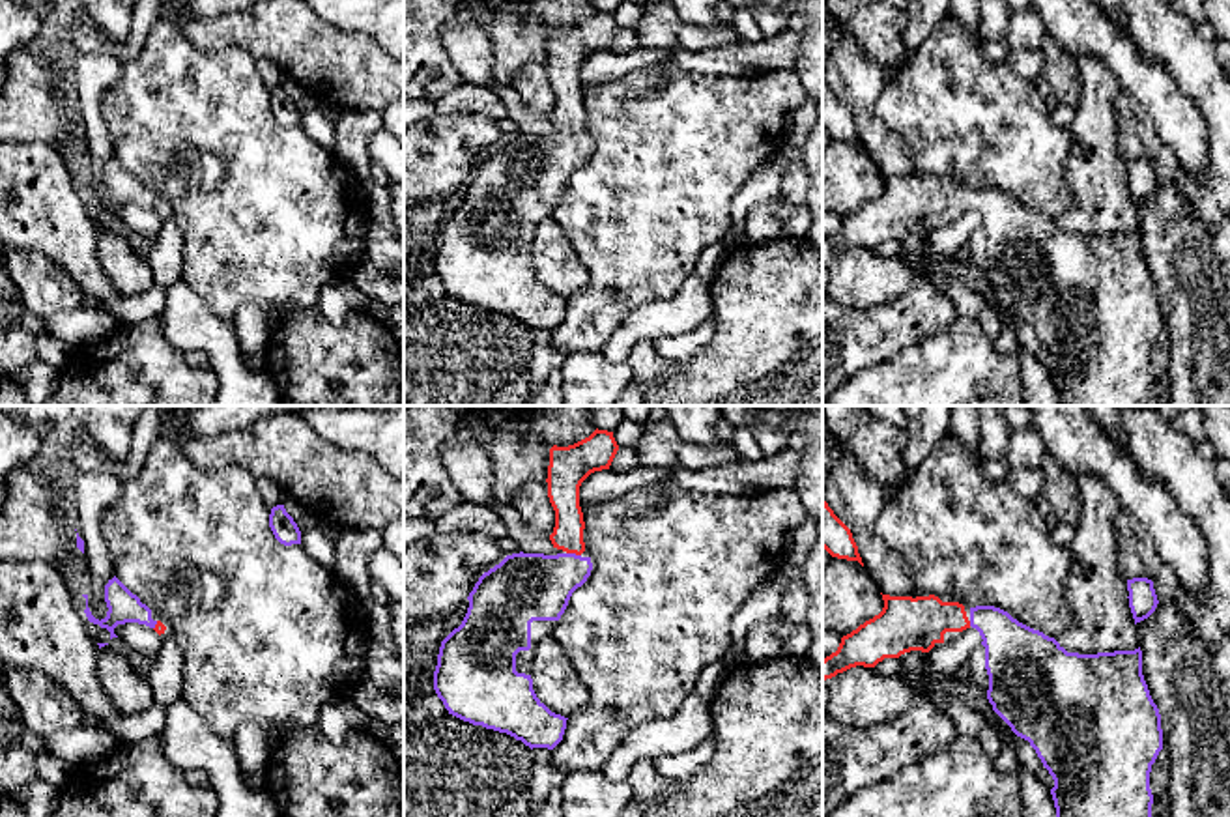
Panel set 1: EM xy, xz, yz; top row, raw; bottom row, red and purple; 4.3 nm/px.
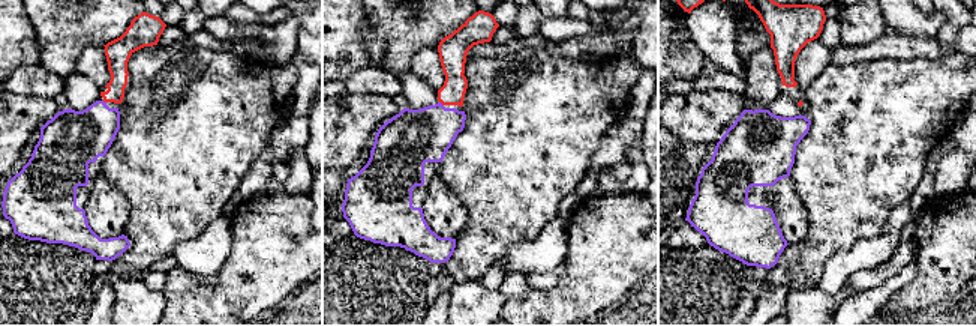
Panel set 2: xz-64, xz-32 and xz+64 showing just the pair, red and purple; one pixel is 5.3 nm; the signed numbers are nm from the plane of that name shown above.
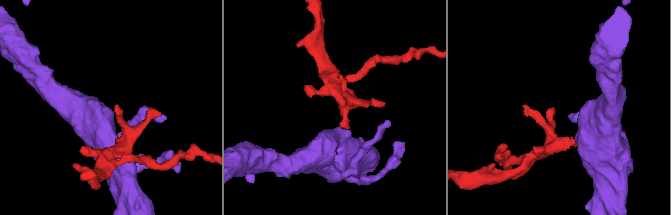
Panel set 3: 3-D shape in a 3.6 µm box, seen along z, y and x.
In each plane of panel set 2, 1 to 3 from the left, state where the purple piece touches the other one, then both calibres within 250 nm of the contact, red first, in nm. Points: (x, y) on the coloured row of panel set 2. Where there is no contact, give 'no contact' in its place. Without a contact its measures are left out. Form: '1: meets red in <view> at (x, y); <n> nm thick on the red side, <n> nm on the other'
1: no contact
2: meets red in xz-32 at (441, 102); 140 nm thick on the red side, 300 nm on the other
3: no contact

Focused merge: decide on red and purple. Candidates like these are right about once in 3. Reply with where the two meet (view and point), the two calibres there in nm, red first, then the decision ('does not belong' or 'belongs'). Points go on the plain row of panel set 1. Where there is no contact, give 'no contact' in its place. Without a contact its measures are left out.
xz (574, 133) | 130/280 nm | belongs

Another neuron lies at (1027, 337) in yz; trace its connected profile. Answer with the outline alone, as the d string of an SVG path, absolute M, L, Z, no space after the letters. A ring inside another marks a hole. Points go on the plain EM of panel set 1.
M1000 301L998 307L1004 308L1004 318L1008 322L1008 327L1015 333L1019 344L1024 350L1028 350L1051 372L1054 368L1054 361L1043 348L1041 340L1037 338L1030 323L1017 318L1004 301Z

